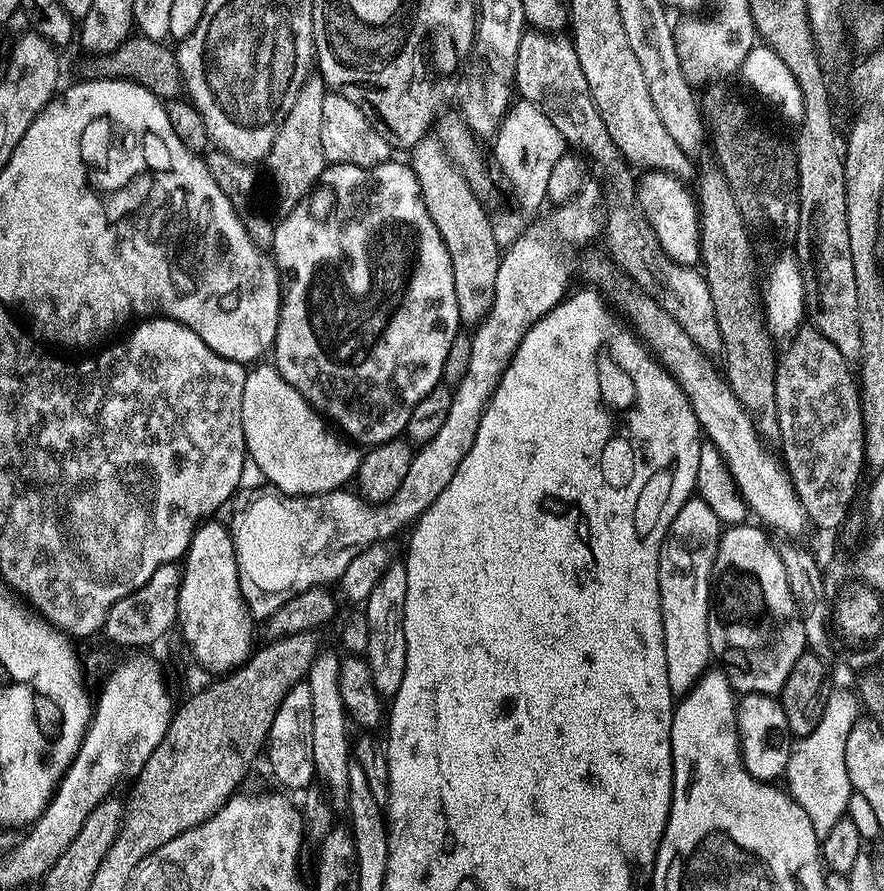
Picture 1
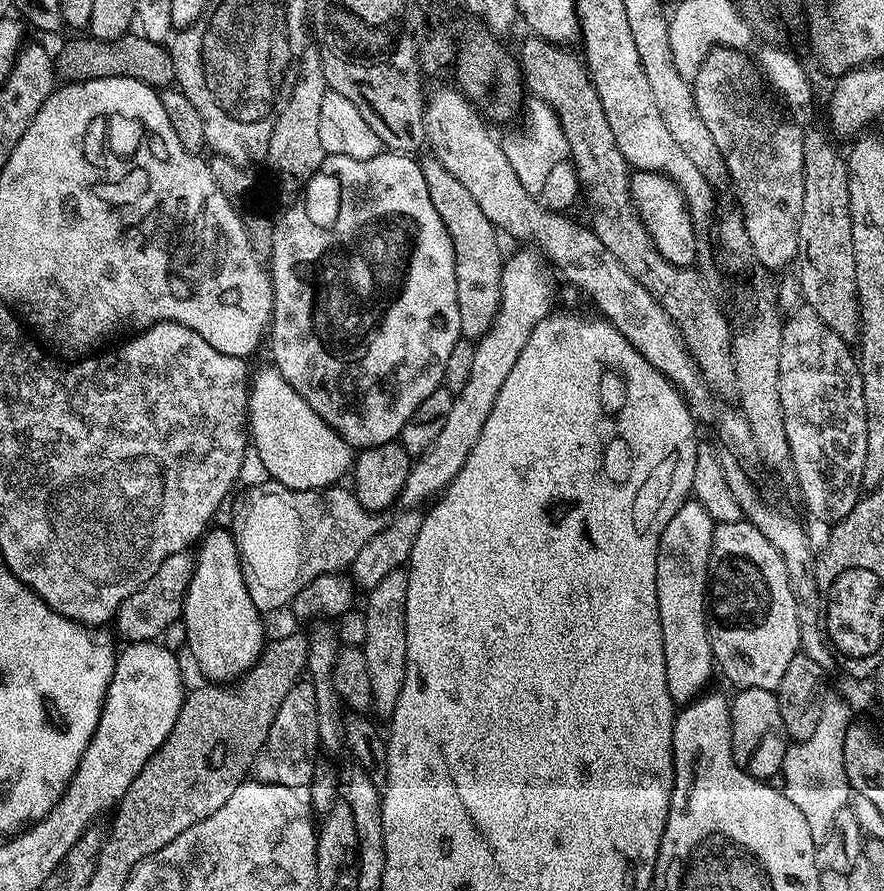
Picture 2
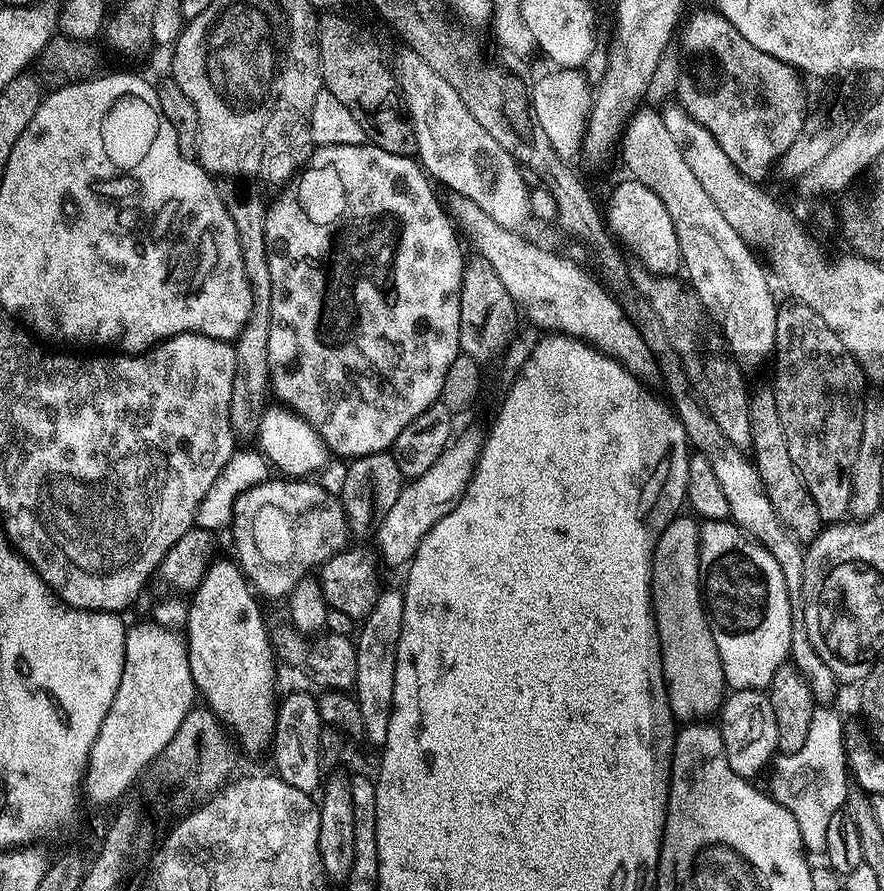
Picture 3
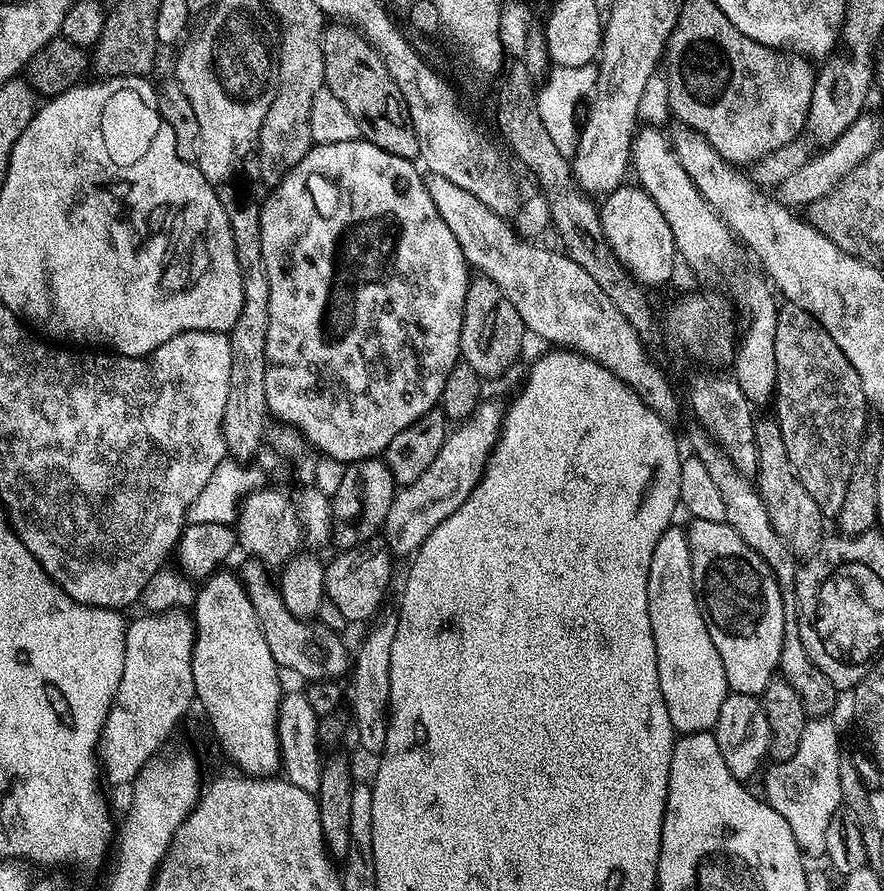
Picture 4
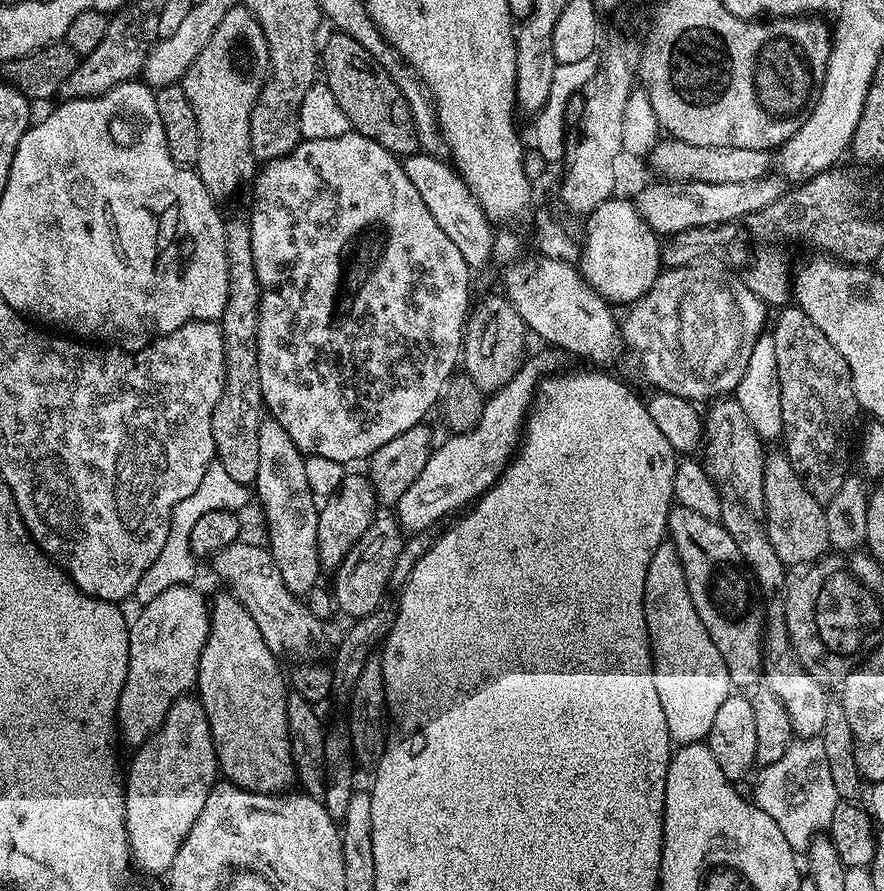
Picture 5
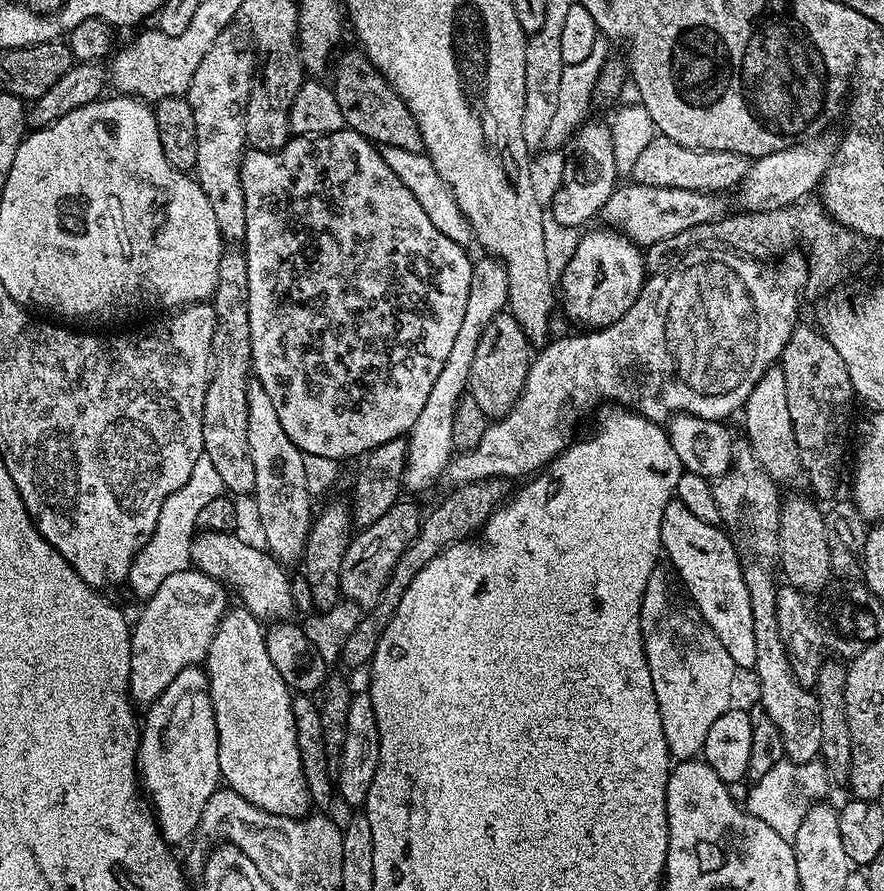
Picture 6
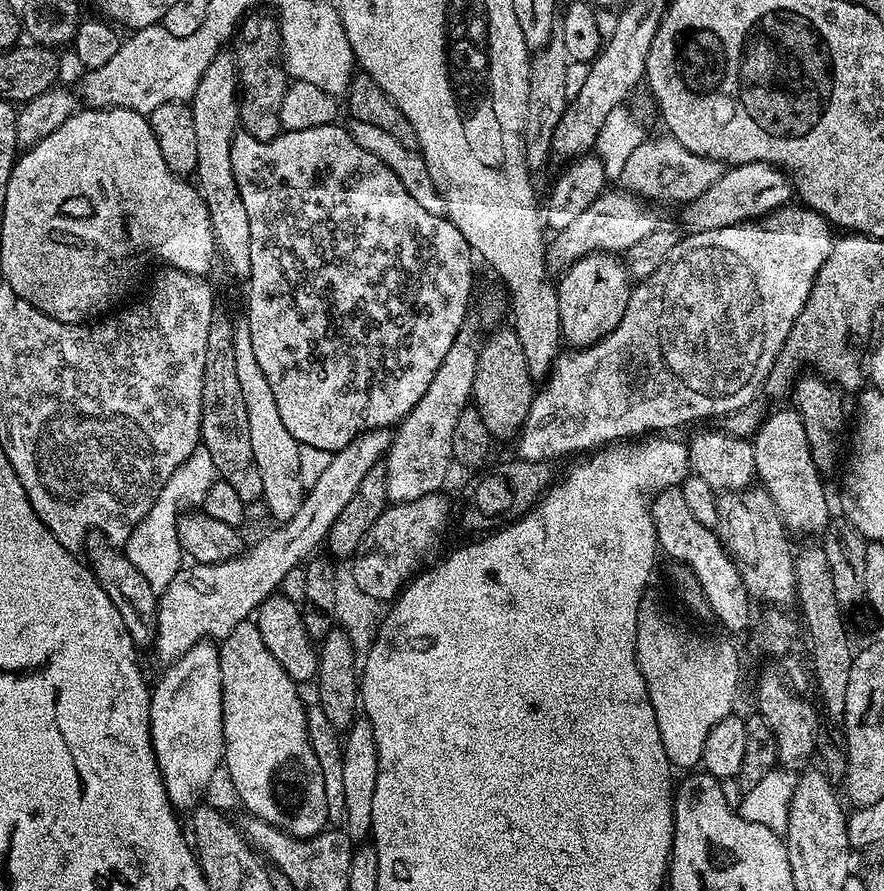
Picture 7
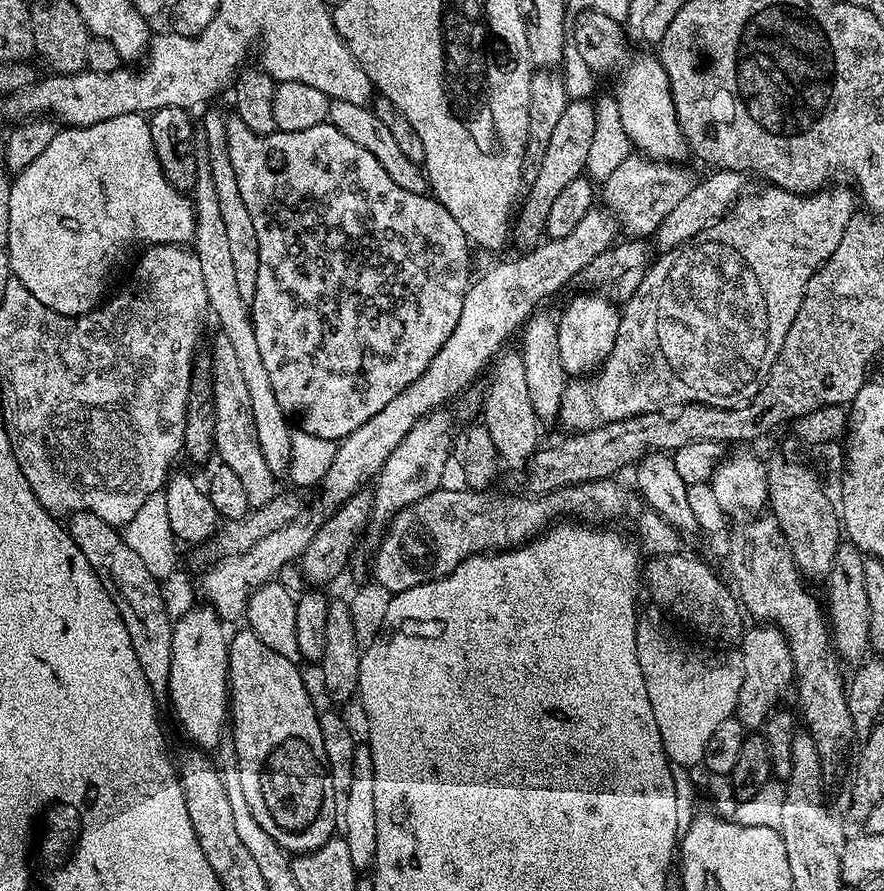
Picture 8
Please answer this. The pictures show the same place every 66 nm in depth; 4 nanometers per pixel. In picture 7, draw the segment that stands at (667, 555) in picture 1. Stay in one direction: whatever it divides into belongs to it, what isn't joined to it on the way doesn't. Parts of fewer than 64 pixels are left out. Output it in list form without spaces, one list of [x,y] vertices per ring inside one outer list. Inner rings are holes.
[[[648,590],[638,602],[636,661],[654,706],[666,758],[677,769],[695,769],[703,761],[710,730],[734,712],[732,703],[740,688],[740,656],[735,646],[695,632],[668,609],[662,597]]]

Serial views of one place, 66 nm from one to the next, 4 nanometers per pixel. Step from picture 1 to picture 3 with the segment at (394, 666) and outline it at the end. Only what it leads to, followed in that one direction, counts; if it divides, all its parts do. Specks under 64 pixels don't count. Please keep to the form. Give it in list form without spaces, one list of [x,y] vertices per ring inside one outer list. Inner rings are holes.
[[[399,587],[388,588],[377,595],[374,608],[364,617],[354,643],[358,654],[358,674],[354,699],[362,710],[362,724],[367,743],[383,746],[394,702],[394,666],[398,662],[398,638],[402,634],[404,594]]]

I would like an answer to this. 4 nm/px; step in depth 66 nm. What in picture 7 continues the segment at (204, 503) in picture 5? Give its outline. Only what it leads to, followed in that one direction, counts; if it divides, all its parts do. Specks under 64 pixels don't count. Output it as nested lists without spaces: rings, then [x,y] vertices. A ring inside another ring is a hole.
[[[199,444],[191,452],[190,458],[178,466],[166,485],[160,491],[160,495],[152,504],[146,517],[136,529],[130,533],[126,541],[126,555],[134,566],[150,582],[150,586],[156,593],[163,592],[170,584],[182,567],[184,566],[184,555],[181,550],[181,542],[178,538],[177,522],[182,508],[198,508],[203,505],[205,496],[210,486],[218,479],[219,472],[214,466],[214,458],[211,447],[206,444]]]

